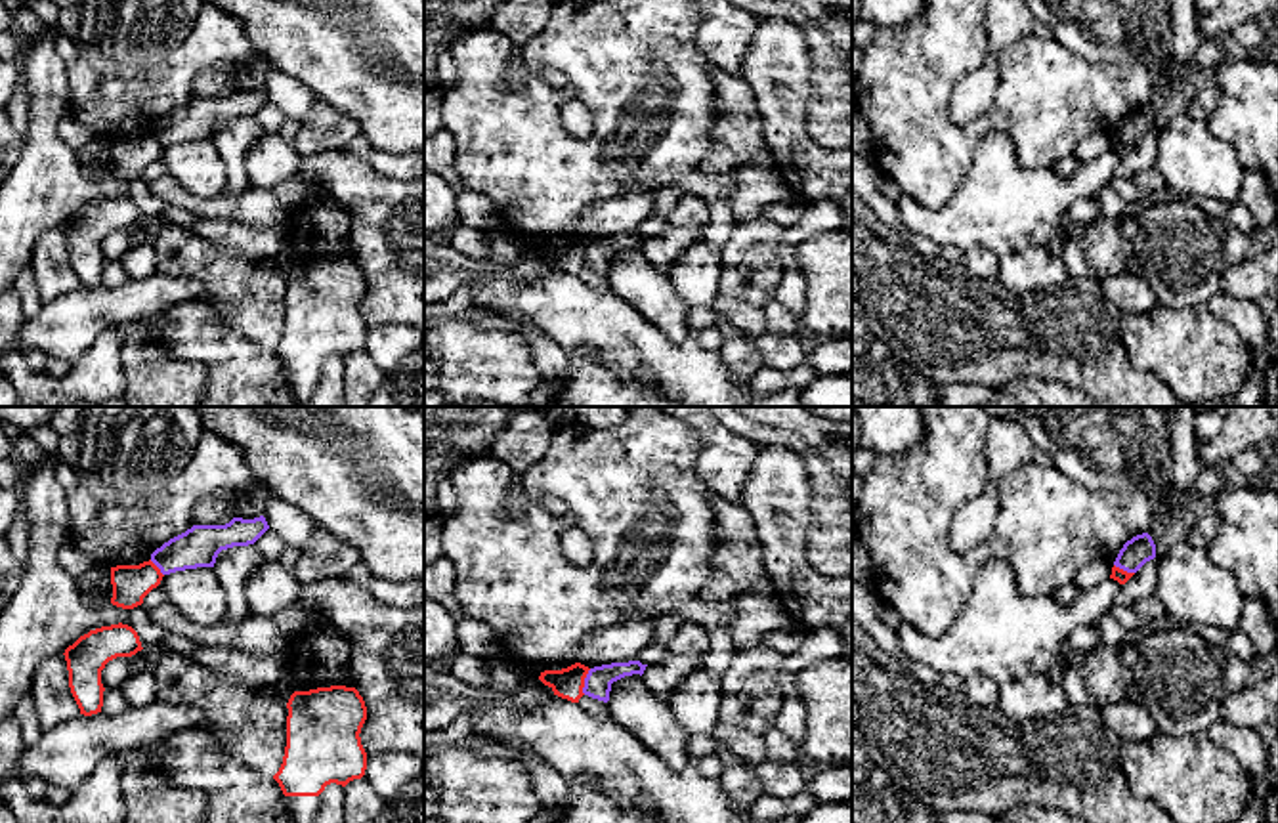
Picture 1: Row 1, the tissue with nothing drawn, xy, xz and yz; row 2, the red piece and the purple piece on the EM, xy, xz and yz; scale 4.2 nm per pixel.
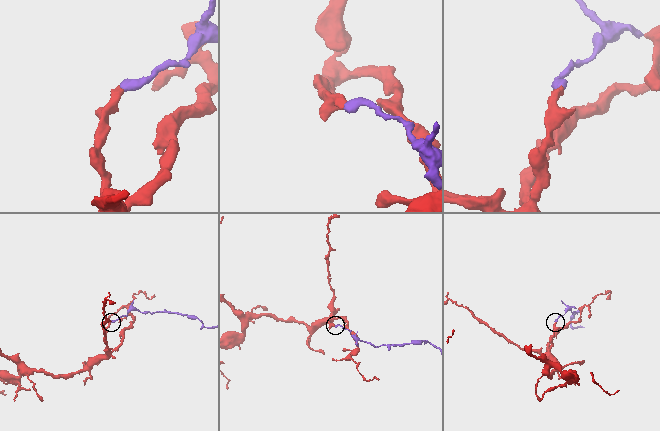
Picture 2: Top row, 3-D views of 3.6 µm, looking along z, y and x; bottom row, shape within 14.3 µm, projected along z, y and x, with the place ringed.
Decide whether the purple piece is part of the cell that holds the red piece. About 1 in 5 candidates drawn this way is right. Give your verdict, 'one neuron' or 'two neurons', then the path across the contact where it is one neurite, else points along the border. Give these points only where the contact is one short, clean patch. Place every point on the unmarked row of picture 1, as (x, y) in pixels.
two neurons; border along xz (591, 241), (583, 266)

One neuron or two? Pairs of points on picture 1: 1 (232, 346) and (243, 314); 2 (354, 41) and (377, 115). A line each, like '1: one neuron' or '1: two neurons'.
1: two neurons
2: one neuron

